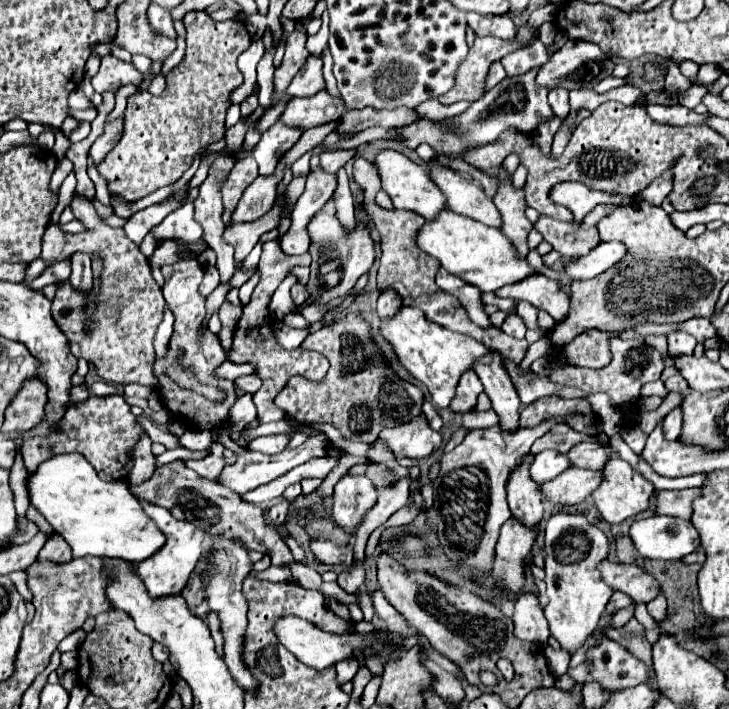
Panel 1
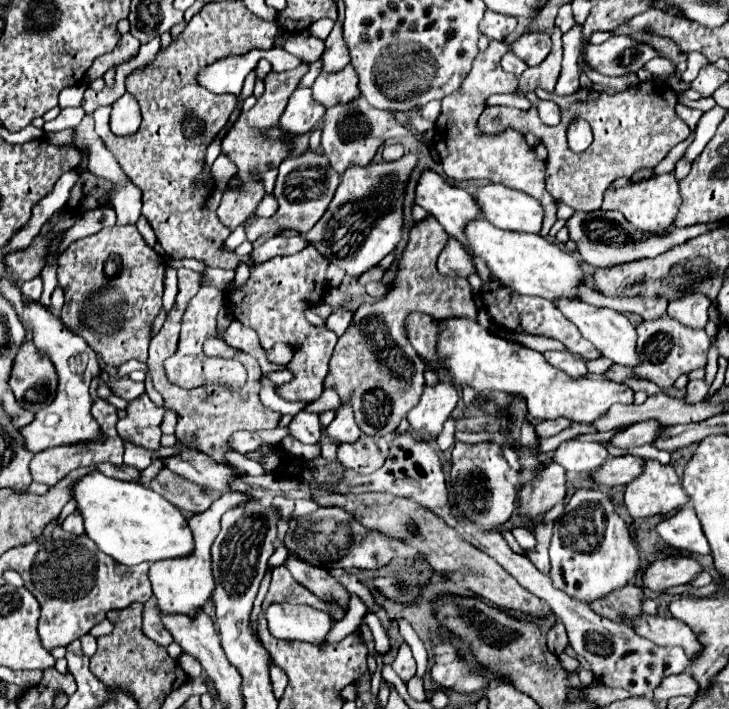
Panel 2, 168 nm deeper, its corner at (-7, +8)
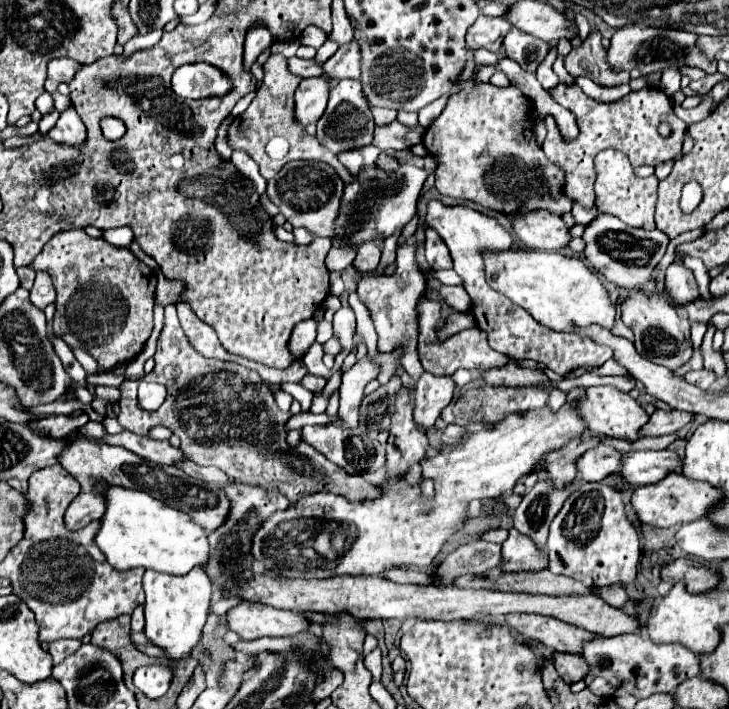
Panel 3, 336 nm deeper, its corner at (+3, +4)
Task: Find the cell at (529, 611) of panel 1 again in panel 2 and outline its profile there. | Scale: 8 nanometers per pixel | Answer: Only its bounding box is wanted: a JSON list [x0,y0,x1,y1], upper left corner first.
[546,622,568,656]

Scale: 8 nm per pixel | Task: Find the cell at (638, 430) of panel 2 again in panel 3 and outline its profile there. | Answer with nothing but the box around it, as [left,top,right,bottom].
[642,410,694,436]

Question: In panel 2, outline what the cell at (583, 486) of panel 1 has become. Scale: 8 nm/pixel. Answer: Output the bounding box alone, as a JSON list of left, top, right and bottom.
[590,454,642,486]

